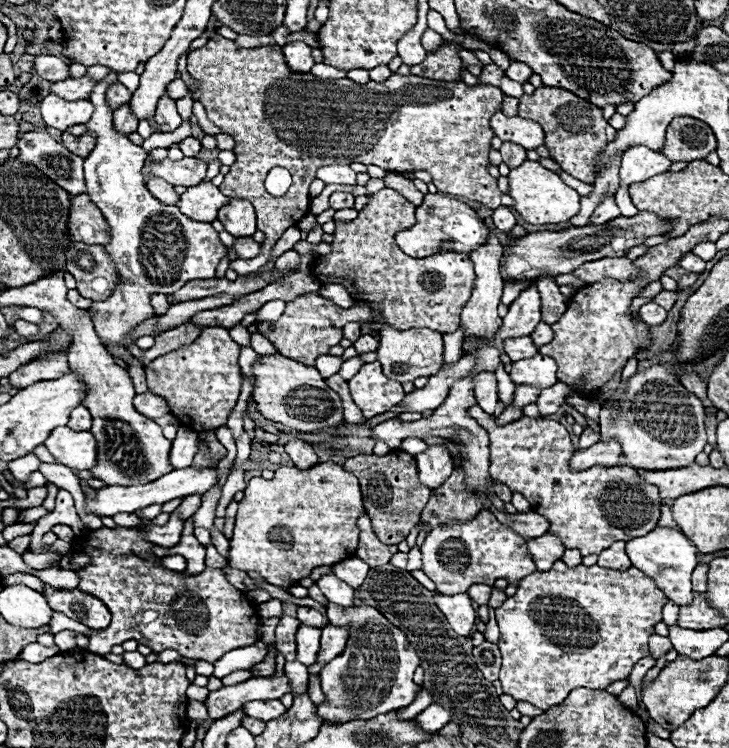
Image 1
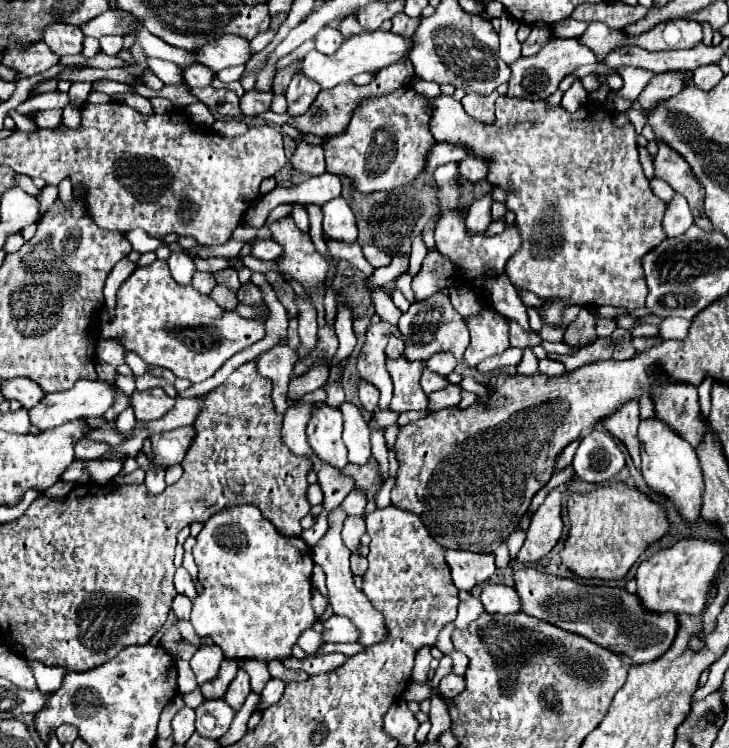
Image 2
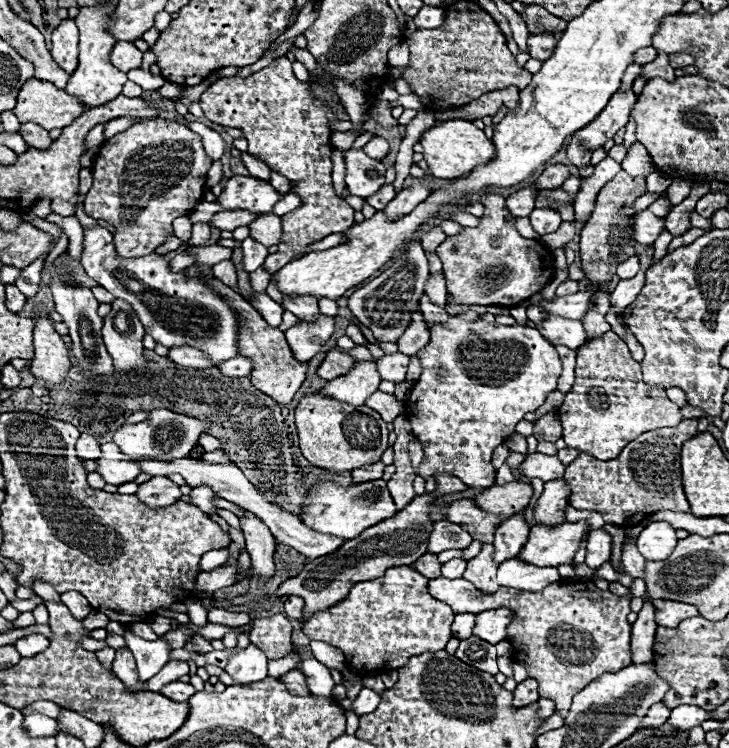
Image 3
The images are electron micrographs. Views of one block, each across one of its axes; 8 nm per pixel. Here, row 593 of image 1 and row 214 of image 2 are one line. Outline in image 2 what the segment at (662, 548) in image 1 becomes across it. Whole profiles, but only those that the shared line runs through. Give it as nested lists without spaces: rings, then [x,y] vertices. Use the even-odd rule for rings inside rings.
[[[676,192],[674,198],[670,200],[670,204],[666,206],[666,212],[662,218],[662,228],[664,228],[666,236],[680,236],[692,224],[694,224],[694,218],[692,218],[692,212],[688,208],[688,202],[682,194]]]

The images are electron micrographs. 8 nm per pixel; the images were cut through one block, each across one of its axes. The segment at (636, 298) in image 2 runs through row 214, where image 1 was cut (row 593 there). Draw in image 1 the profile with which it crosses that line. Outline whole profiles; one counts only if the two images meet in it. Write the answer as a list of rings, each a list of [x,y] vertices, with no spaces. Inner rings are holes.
[[[560,560],[544,574],[530,574],[518,584],[518,592],[496,608],[500,626],[498,646],[502,652],[500,682],[504,694],[548,710],[560,704],[574,688],[606,690],[608,684],[626,680],[634,664],[648,656],[648,638],[654,634],[654,626],[662,622],[662,608],[666,602],[668,598],[664,598],[652,578],[636,568],[626,572],[582,564],[568,568]]]

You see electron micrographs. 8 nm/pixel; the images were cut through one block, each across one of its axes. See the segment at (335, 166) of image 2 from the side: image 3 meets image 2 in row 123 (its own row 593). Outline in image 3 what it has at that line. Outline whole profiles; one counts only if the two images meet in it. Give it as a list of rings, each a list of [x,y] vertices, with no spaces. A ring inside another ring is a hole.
[[[392,566],[382,578],[354,584],[346,600],[314,614],[302,630],[310,640],[322,640],[340,648],[348,666],[366,676],[372,670],[398,670],[408,658],[422,652],[444,650],[452,638],[452,620],[452,608],[428,594],[426,576],[412,566]]]

